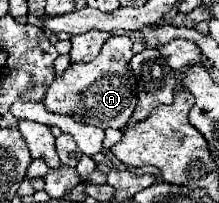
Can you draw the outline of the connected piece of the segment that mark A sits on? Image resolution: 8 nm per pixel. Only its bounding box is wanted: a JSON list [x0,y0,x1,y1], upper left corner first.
[45,35,137,129]

